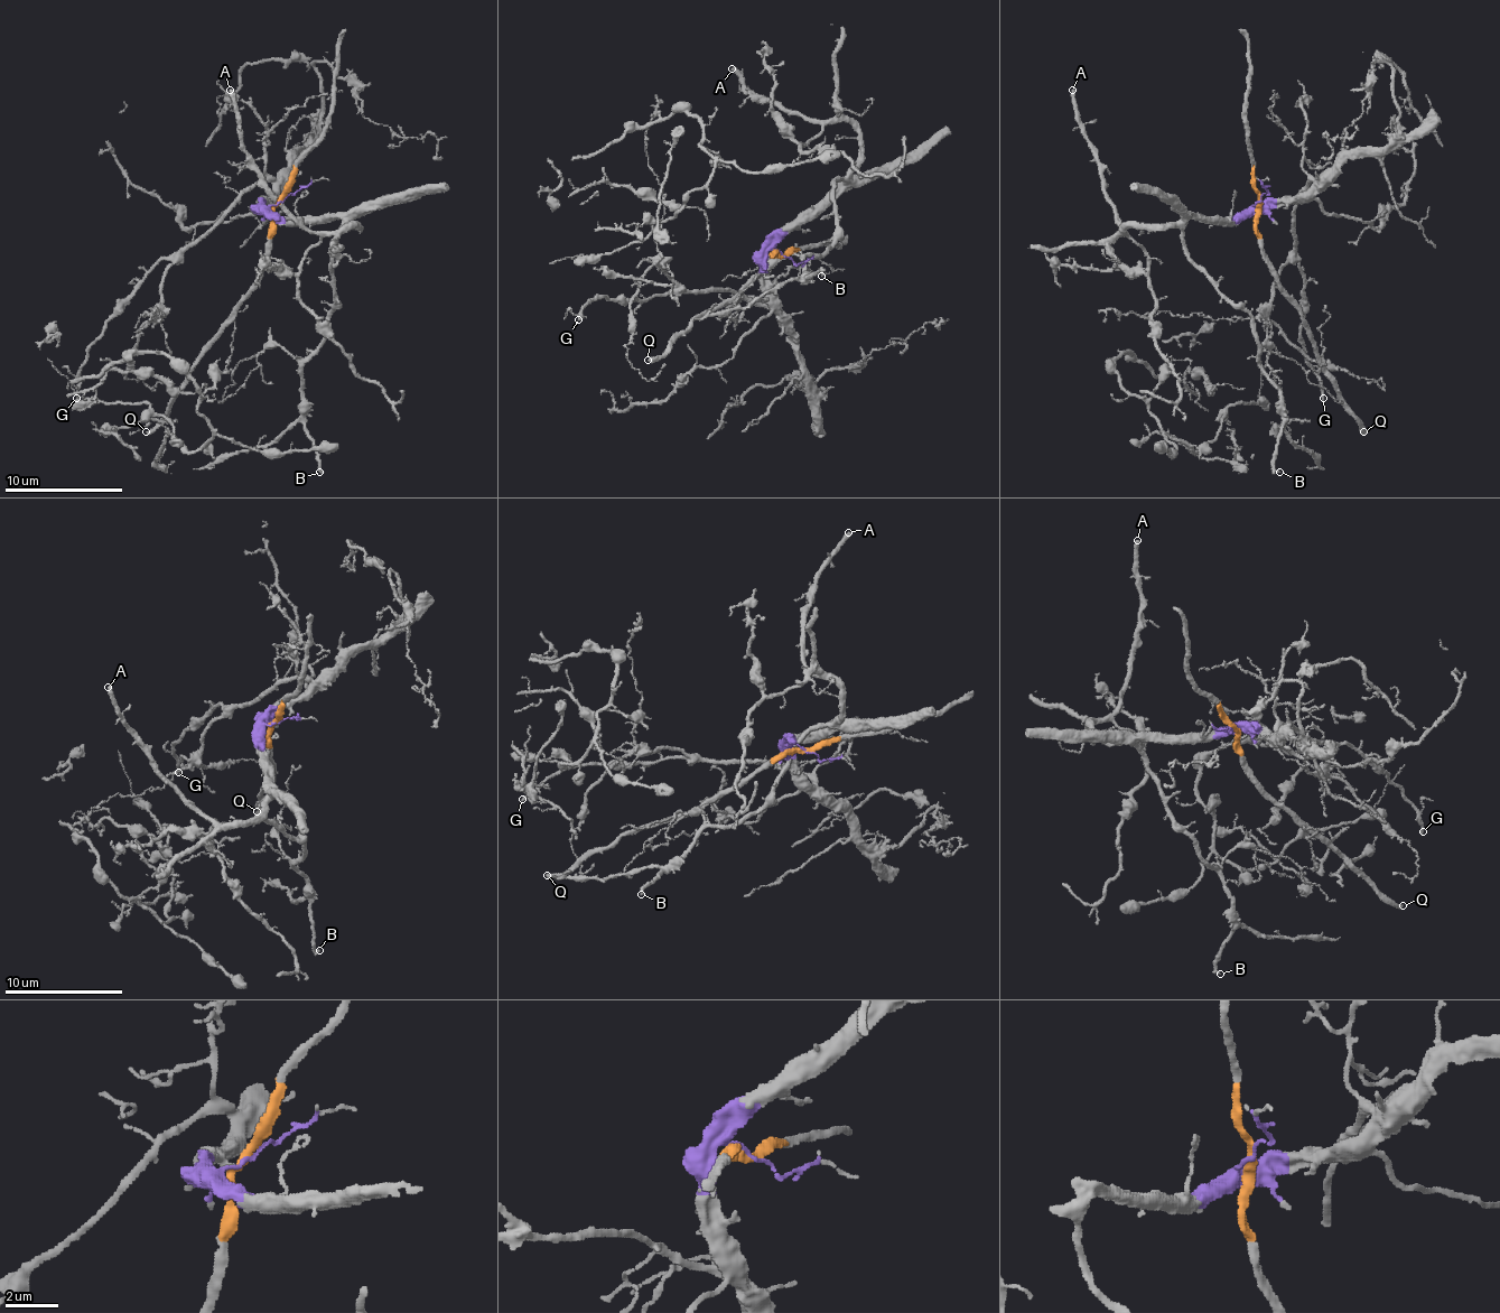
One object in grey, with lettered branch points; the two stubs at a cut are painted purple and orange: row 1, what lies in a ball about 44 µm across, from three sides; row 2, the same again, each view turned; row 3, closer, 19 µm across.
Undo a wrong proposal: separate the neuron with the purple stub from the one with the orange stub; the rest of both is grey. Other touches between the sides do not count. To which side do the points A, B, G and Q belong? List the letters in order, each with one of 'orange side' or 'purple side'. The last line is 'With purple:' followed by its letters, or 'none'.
A: purple side
B: purple side
G: purple side
Q: orange side
With purple: A, B, G

